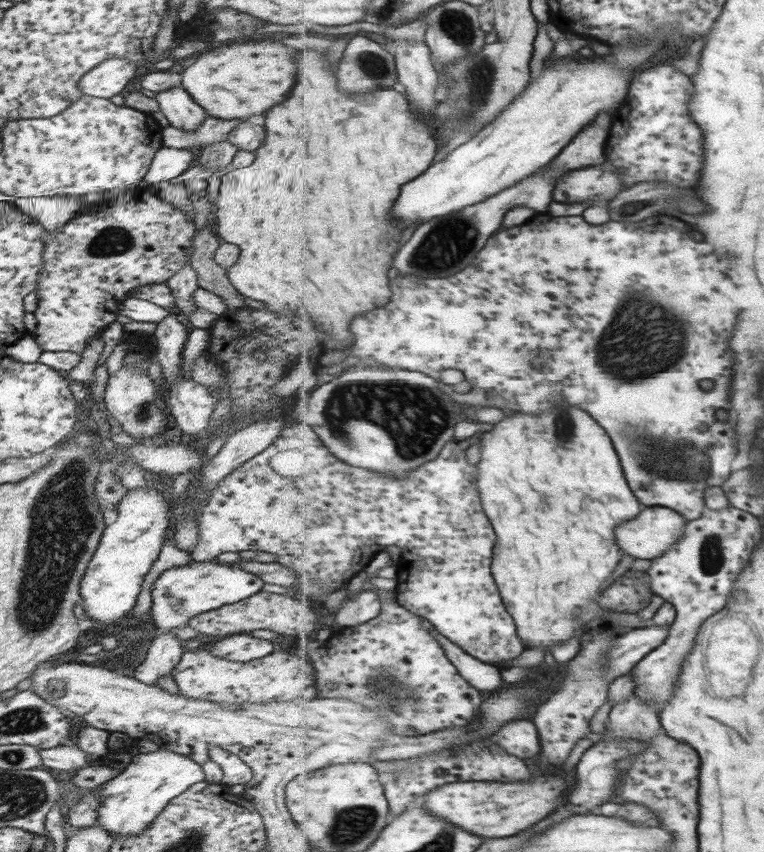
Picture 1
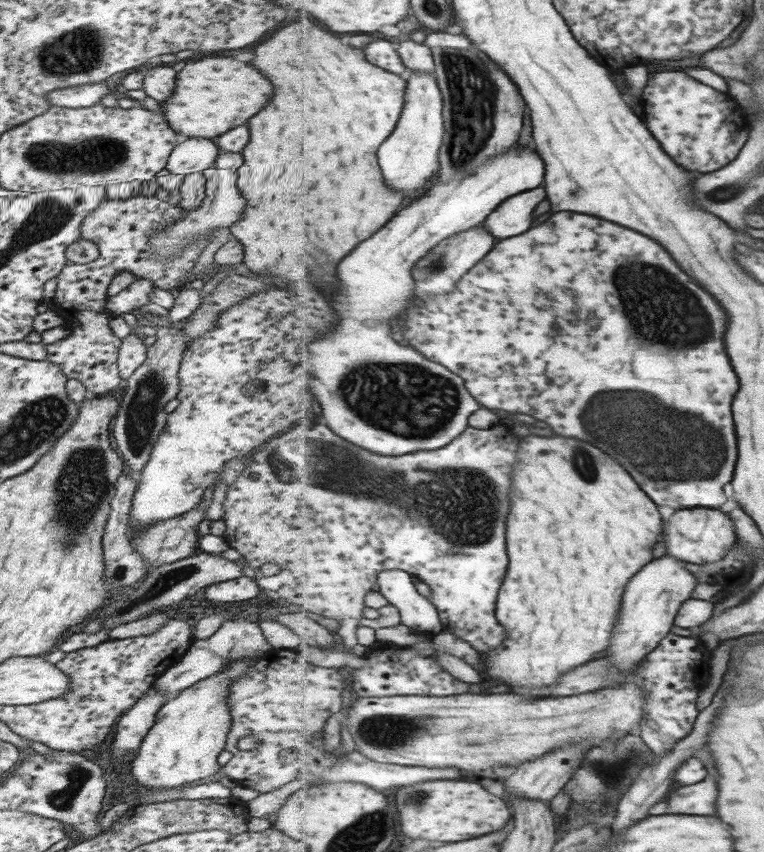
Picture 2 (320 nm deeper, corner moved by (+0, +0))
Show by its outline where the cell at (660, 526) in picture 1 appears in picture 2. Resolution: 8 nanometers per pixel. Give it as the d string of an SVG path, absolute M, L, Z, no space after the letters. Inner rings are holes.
M684 509L675 512L665 526L661 541L665 540L666 554L685 562L703 565L726 558L736 542L738 532L729 514L719 509Z

